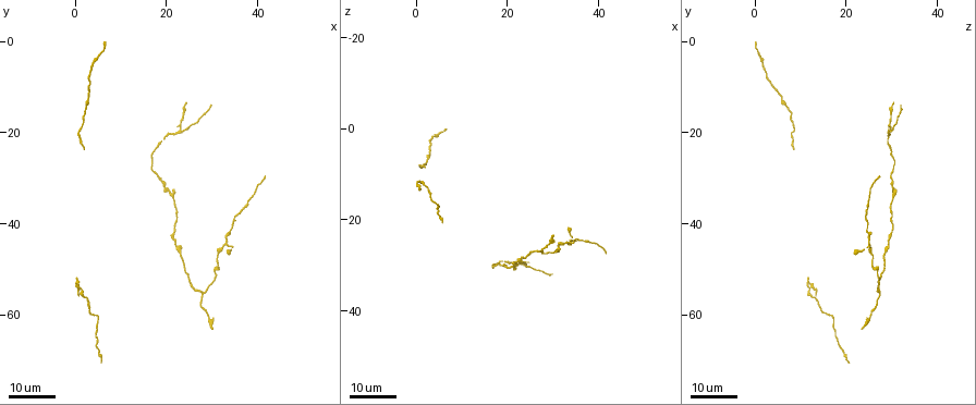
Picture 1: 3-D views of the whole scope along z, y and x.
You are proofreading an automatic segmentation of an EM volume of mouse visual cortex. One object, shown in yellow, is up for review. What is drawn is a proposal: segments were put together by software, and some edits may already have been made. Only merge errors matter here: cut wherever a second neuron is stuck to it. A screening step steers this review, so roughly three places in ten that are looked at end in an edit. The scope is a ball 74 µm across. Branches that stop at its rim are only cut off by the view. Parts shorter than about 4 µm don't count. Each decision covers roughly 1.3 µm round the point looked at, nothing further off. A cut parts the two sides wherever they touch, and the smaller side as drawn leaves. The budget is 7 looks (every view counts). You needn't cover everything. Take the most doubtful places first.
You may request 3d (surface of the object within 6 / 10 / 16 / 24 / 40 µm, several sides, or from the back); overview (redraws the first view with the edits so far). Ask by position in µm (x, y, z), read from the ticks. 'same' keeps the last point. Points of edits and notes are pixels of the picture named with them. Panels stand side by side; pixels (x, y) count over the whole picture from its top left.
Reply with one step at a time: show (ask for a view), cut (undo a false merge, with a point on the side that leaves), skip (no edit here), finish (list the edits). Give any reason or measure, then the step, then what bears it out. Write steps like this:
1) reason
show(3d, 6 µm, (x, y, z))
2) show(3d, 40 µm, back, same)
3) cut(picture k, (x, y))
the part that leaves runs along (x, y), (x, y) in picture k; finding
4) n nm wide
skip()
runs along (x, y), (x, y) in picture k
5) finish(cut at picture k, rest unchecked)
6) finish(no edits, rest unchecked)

three arms meet
show(3d, 16 µm, (33.0, 44.5, 25.0))

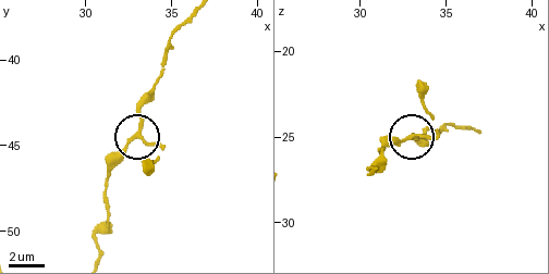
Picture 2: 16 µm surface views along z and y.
show(3d, 6 µm, (33.2, 44.3, 25.0))

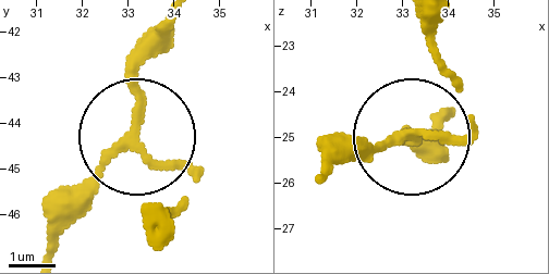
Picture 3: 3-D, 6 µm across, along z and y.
170 nm wide
skip()
one neuron here

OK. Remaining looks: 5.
three arms meet
show(3d, 16 µm, (21.5, 34.5, 30.0))

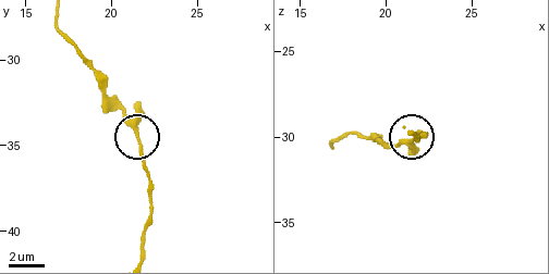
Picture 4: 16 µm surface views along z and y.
show(3d, 6 µm, (21.5, 34.6, 30.2))

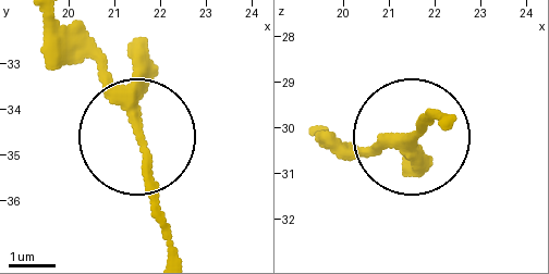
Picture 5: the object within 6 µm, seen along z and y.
3 arms
skip()
runs along (61, 17), (135, 135), (167, 251) in picture 5; continuous, no second neuron

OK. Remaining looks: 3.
arms part here
show(3d, 16 µm, (27.5, 56.0, 27.0))

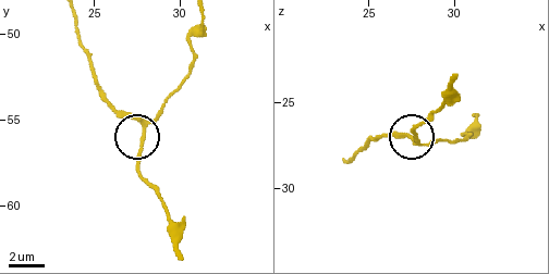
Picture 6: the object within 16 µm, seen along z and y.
show(3d, 6 µm, (27.8, 55.5, 27.5))

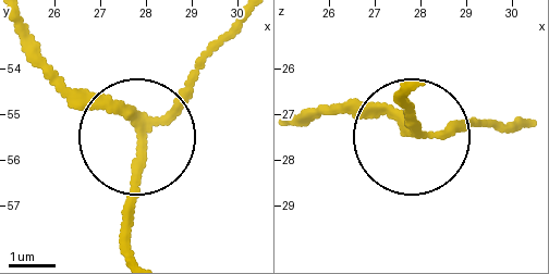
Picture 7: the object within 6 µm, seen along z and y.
3 arms
skip()
runs along (23, 34), (132, 127), (124, 240) in picture 7; continuous, no second neuron

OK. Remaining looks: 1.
finish(no edits, rest unchecked)

